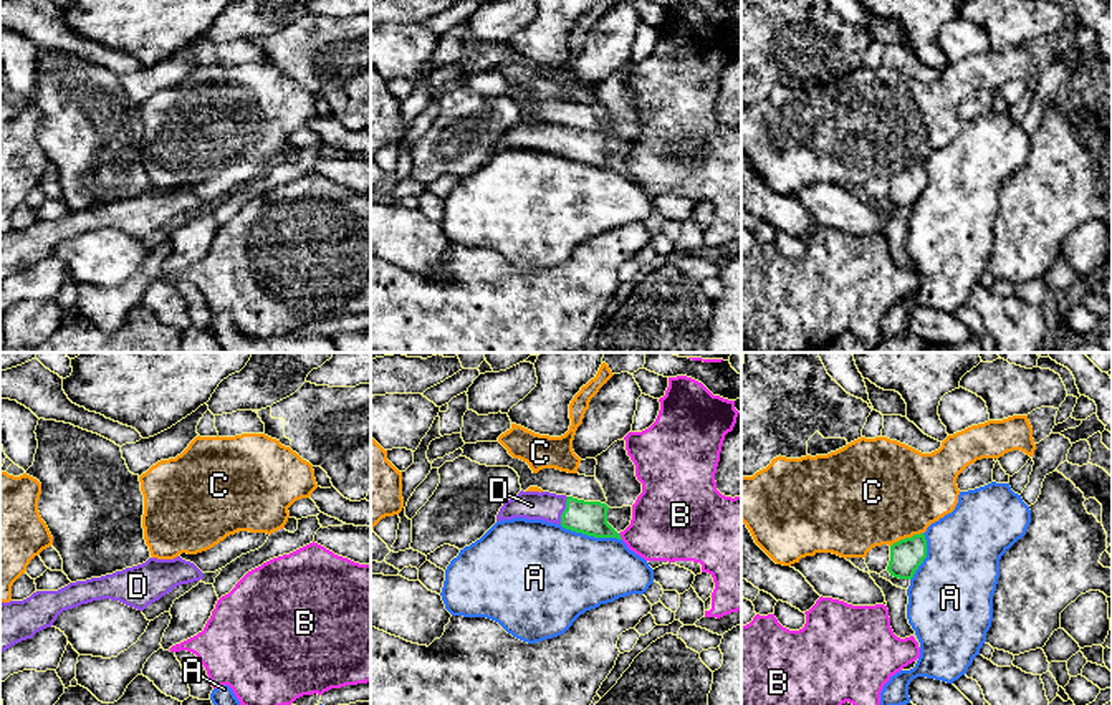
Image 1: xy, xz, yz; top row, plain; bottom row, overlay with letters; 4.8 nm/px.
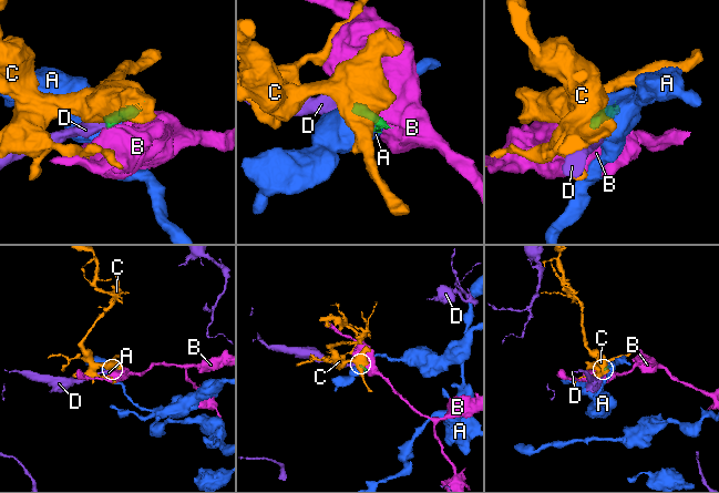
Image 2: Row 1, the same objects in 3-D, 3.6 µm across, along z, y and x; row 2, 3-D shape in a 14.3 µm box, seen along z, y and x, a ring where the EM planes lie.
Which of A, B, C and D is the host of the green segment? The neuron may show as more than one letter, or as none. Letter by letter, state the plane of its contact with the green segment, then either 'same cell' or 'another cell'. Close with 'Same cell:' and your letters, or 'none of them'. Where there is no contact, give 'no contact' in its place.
A: xz | another cell
B: xz | another cell
C: yz | another cell
D: xz | same cell
Same cell: D

